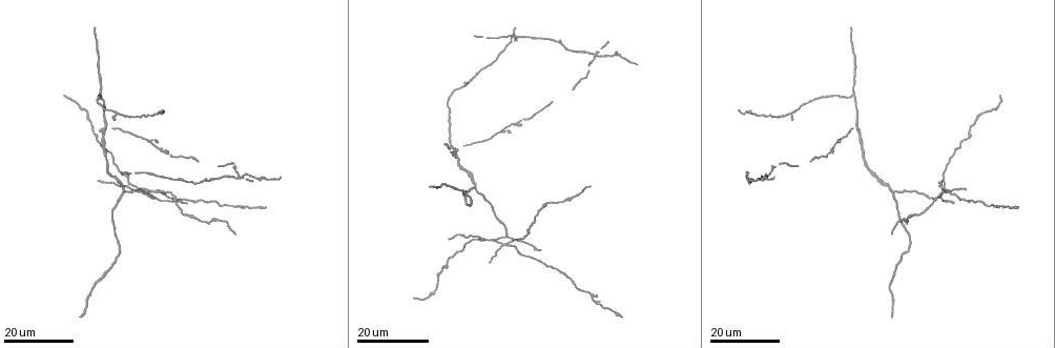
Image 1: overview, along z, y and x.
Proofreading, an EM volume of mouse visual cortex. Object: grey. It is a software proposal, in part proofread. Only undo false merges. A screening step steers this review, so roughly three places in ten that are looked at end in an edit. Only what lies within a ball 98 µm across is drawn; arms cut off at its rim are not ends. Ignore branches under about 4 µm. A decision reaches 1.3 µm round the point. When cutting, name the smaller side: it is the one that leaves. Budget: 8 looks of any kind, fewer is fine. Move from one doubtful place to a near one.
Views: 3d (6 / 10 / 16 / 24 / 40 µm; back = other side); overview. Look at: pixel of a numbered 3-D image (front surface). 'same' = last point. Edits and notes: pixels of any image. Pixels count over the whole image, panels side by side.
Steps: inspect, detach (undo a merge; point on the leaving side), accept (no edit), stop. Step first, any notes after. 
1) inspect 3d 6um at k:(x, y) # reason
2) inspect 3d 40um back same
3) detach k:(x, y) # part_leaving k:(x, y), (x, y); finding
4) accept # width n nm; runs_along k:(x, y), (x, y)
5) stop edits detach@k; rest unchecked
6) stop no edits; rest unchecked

inspect 3d 16um at 1:(449, 143) # three-way junction

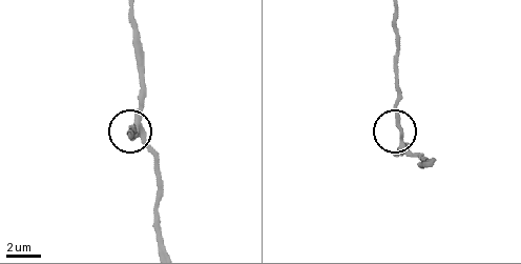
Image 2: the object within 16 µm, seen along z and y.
inspect 3d 6um at 2:(402, 143) # zoom in

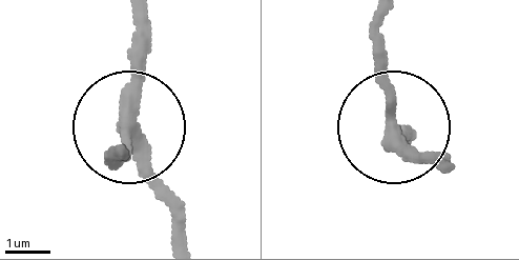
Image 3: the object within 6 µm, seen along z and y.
accept # side_arm 21 um; runs_along 3:(175, 235), (171, 190), (130, 110), (130, 12); continuous, no second cell

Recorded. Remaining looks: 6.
inspect 3d 24um at 1:(121, 194) # three arms meet

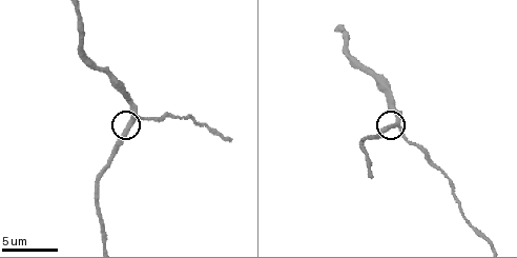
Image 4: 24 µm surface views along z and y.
inspect 3d 6um at 4:(398, 125)

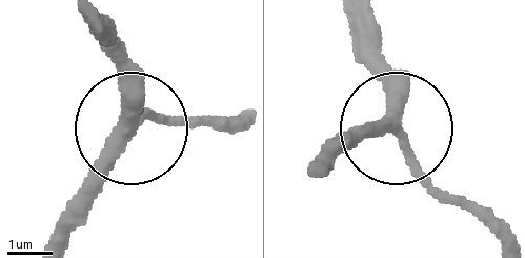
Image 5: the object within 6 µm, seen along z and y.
accept # runs_along 5:(345, 13), (379, 58), (394, 125), (334, 137); one cell here

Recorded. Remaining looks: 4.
inspect 3d 24um at 1:(137, 187) # three-way junction

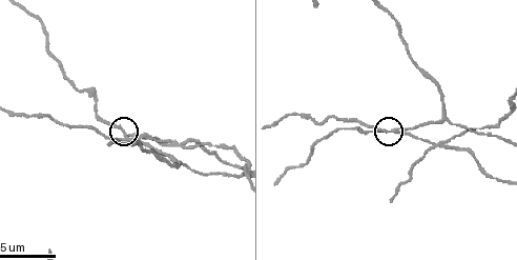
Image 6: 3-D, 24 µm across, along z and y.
inspect 3d 10um at 6:(390, 131)

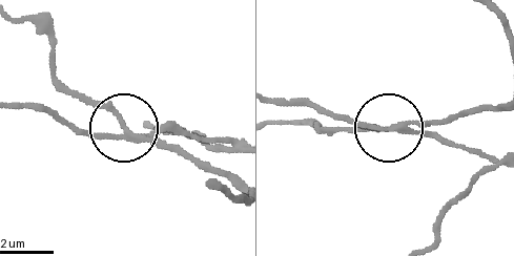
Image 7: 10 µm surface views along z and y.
inspect 3d 6um at 7:(123, 126)

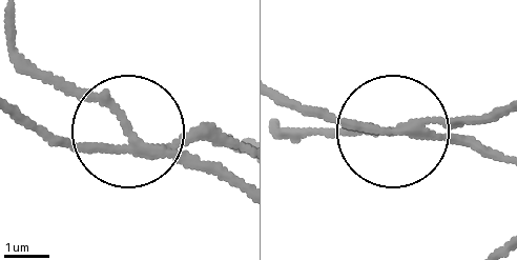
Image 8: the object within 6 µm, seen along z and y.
detach 8:(208, 128) # side_arm 14 um; part_leaving 8:(147, 154), (233, 146); two cells meet here

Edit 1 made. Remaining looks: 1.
stop edits detach@8; rest unchecked

